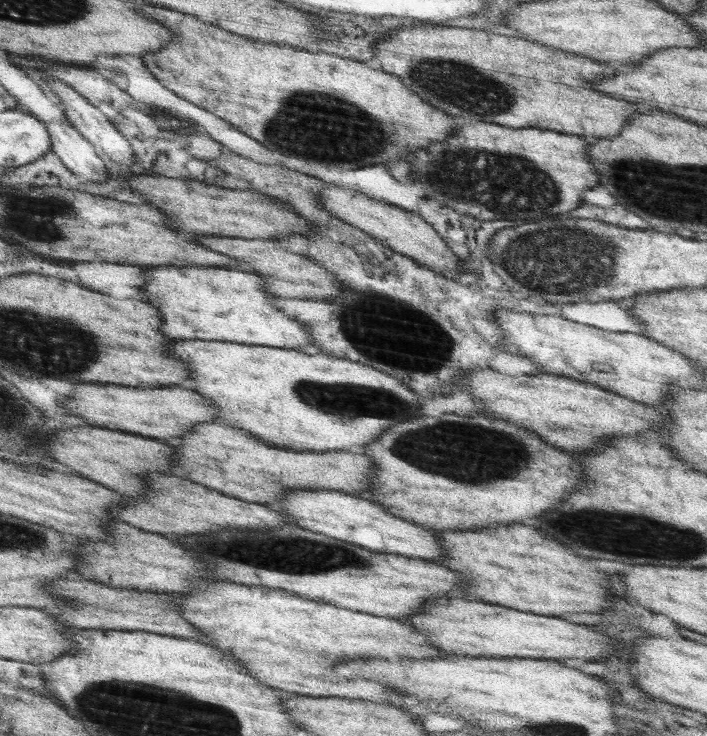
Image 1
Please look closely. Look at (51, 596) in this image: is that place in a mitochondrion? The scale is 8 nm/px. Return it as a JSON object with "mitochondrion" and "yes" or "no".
{"mitochondrion":"no"}

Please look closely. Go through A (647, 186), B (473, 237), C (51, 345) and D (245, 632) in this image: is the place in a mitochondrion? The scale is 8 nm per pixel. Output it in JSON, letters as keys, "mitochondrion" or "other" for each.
{"A":"mitochondrion","B":"other","C":"mitochondrion","D":"other"}

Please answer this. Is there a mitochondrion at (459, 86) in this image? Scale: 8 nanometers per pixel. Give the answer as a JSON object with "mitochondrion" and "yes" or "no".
{"mitochondrion":"yes"}

